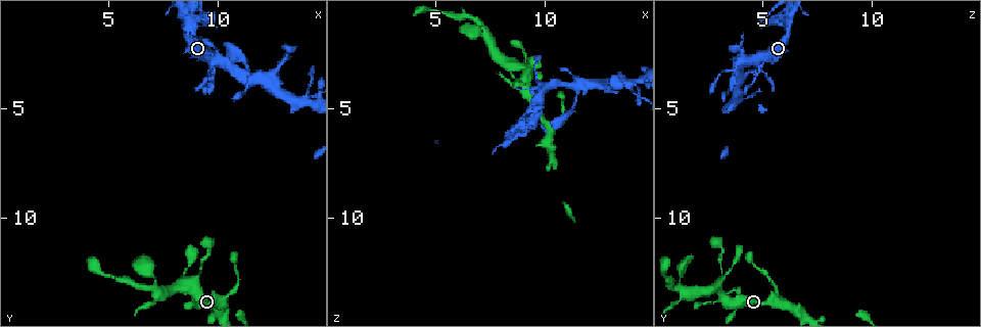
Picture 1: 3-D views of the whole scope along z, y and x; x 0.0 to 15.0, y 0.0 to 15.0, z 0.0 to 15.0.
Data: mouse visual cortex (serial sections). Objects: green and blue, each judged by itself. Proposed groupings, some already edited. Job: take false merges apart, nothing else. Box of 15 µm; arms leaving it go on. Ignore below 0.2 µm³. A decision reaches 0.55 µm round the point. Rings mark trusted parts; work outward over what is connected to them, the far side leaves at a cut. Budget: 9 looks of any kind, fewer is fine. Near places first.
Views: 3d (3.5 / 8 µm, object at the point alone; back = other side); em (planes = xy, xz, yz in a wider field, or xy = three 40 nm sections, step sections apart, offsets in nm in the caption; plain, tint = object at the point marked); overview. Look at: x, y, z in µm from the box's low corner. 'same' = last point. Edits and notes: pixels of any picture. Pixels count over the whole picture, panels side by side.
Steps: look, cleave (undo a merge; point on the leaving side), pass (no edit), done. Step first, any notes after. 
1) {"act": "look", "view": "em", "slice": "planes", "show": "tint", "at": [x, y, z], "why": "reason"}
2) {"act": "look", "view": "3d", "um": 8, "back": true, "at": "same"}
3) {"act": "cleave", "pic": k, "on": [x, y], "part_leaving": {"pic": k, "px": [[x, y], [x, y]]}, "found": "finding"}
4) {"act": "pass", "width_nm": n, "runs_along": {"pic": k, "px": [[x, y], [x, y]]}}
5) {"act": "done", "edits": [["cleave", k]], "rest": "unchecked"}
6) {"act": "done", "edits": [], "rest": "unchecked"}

{"act": "look", "view": "3d", "um": 3.5, "at": [8.8, 13.4, 3.0], "why": "a fork"}

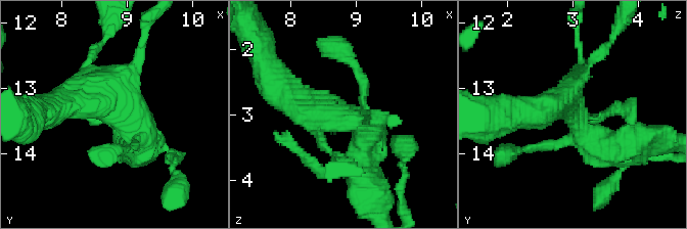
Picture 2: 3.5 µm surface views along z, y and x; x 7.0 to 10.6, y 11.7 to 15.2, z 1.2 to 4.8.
{"act": "look", "view": "em", "slice": "xy", "step": 5, "show": "tint", "at": [8.90, 13.40, 3.00]}

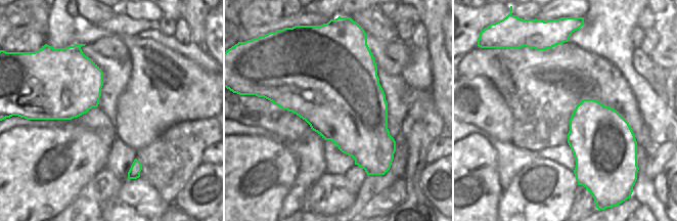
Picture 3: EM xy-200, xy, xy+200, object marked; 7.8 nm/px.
{"act": "pass", "runs_along": {"pic": 2, "px": [[362, 163], [366, 129], [287, 92]]}, "found": "continuous, no second cell"}

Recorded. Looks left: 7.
{"act": "look", "view": "3d", "um": 3.5, "at": [7.0, 13.4, 1.2], "why": "side arm on a straight run"}

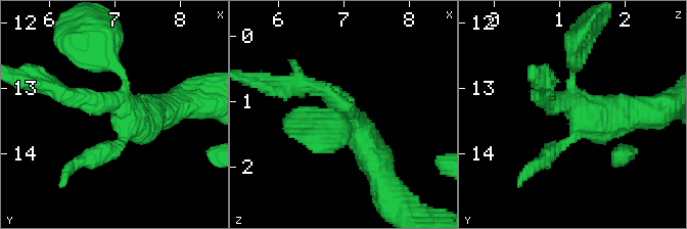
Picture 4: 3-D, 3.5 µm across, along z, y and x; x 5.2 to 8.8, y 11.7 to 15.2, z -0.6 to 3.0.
{"act": "look", "view": "em", "slice": "xy", "step": 5, "show": "tint", "at": [7.10, 13.30, 1.20]}

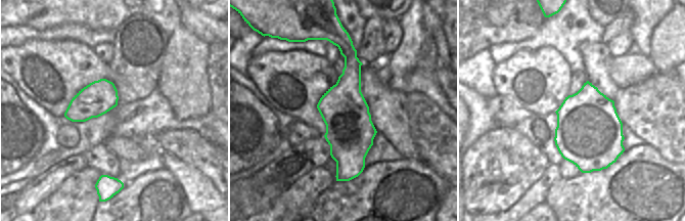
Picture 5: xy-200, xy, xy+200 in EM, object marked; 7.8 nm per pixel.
{"act": "pass", "runs_along": {"pic": 4, "px": [[379, 168], [335, 99], [291, 84]]}, "found": "all the same cell"}

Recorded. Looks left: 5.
{"act": "look", "view": "3d", "um": 3.5, "back": true, "at": [8.7, 1.2, 6.3], "why": "two arms in line, one across"}

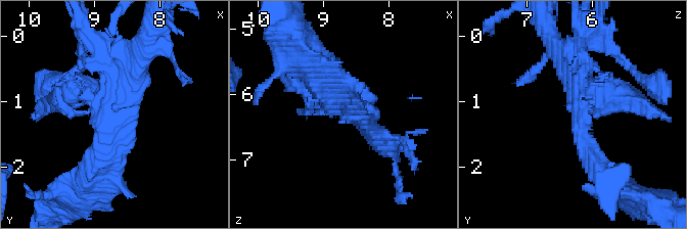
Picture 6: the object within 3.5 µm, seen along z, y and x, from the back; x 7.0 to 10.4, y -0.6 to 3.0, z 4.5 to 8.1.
{"act": "look", "view": "em", "slice": "xy", "step": 5, "show": "tint", "at": [8.80, 1.25, 6.15]}

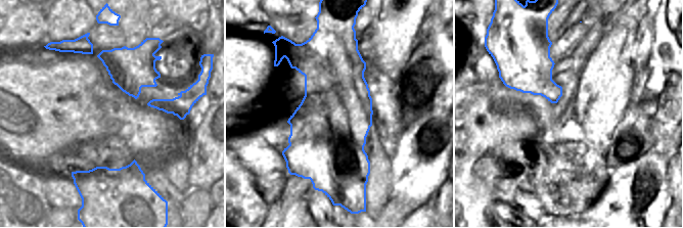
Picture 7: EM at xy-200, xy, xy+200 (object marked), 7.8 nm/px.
{"act": "cleave", "pic": 6, "on": [619, 99], "width_nm": 600, "part_leaving": {"pic": 6, "px": [[613, 84], [645, 103], [661, 69]]}, "found": "two cells meet here"}

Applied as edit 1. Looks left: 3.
{"act": "look", "view": "overview"}

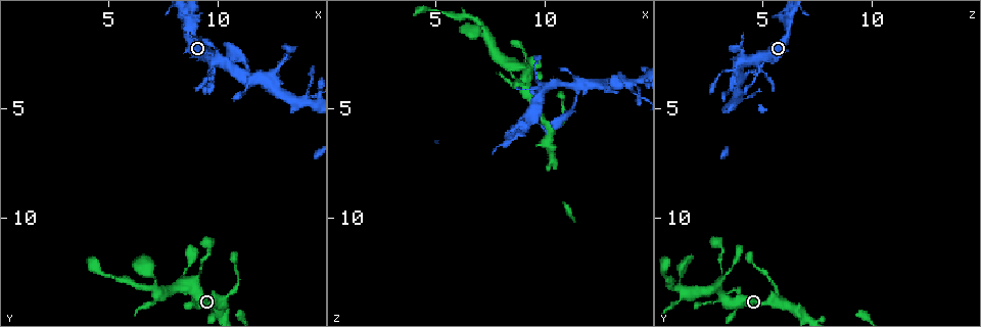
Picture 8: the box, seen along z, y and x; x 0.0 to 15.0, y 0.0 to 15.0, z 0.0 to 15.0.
{"act": "look", "view": "3d", "um": 3.5, "back": true, "at": [11.5, 3.5, 4.0], "why": "side arm on a straight run"}

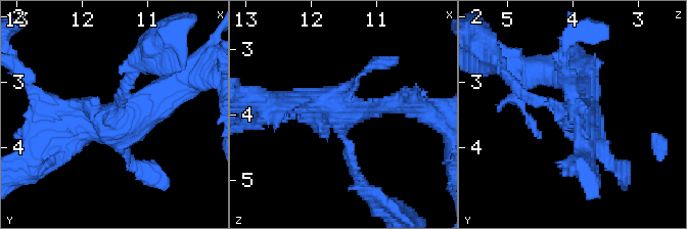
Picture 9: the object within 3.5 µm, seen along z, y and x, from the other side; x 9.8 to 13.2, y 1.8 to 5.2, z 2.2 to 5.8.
{"act": "look", "view": "em", "slice": "xy", "step": 1, "show": "tint", "at": [11.50, 3.50, 4.00]}

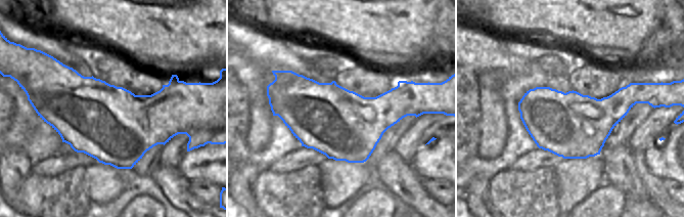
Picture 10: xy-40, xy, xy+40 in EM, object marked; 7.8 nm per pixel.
{"act": "pass", "found": "all the same cell"}

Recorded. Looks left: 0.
{"act": "done", "edits": [["cleave", 6]], "rest": "unchecked"}

